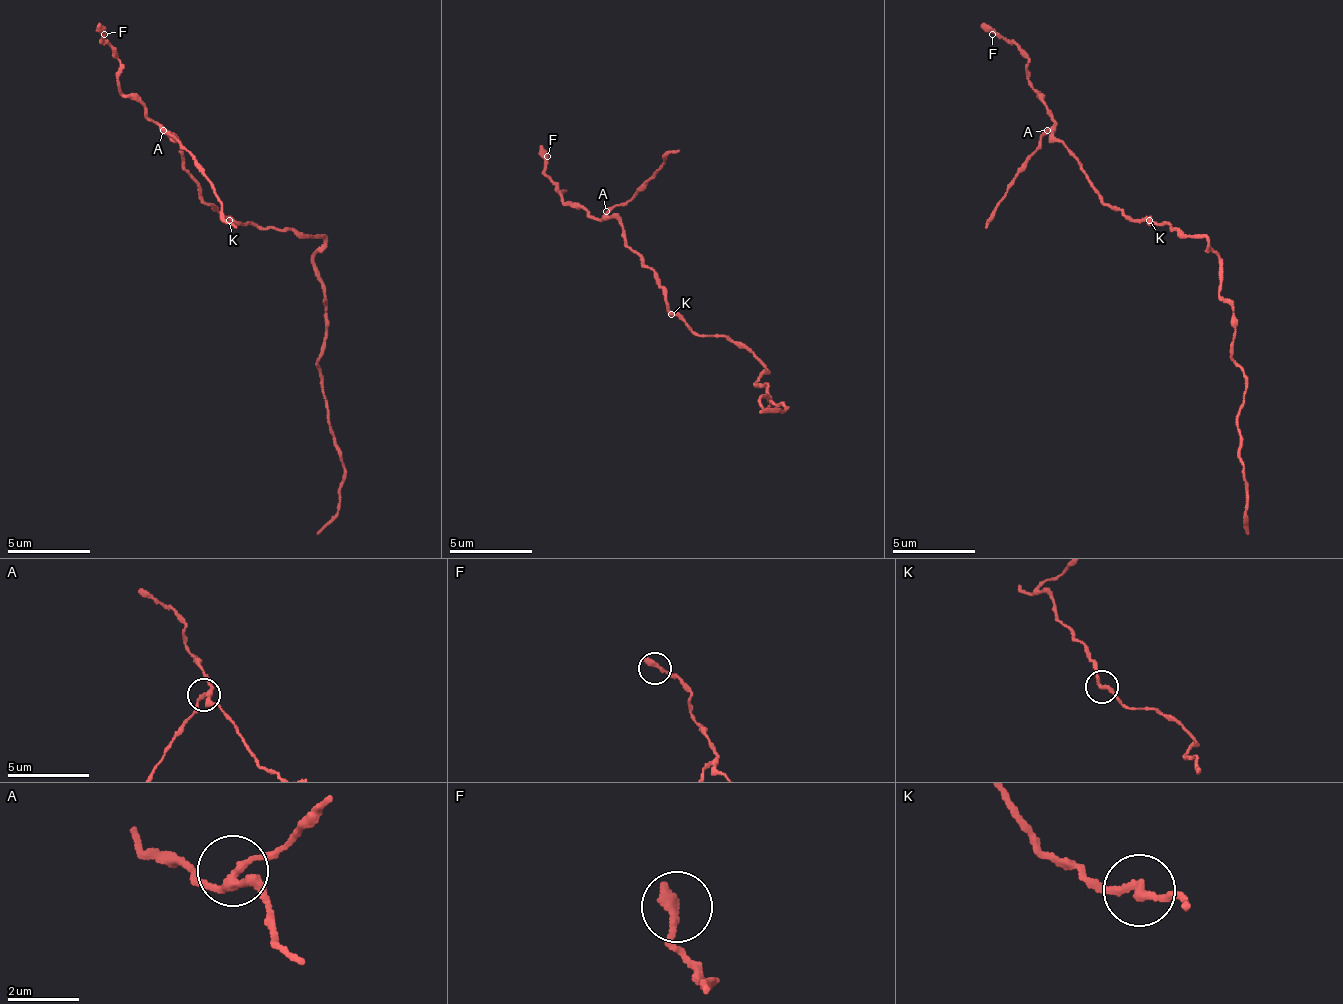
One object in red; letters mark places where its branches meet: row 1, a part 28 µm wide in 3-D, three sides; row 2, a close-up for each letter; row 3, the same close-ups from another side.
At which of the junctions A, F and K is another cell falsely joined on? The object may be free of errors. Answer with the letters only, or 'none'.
A

